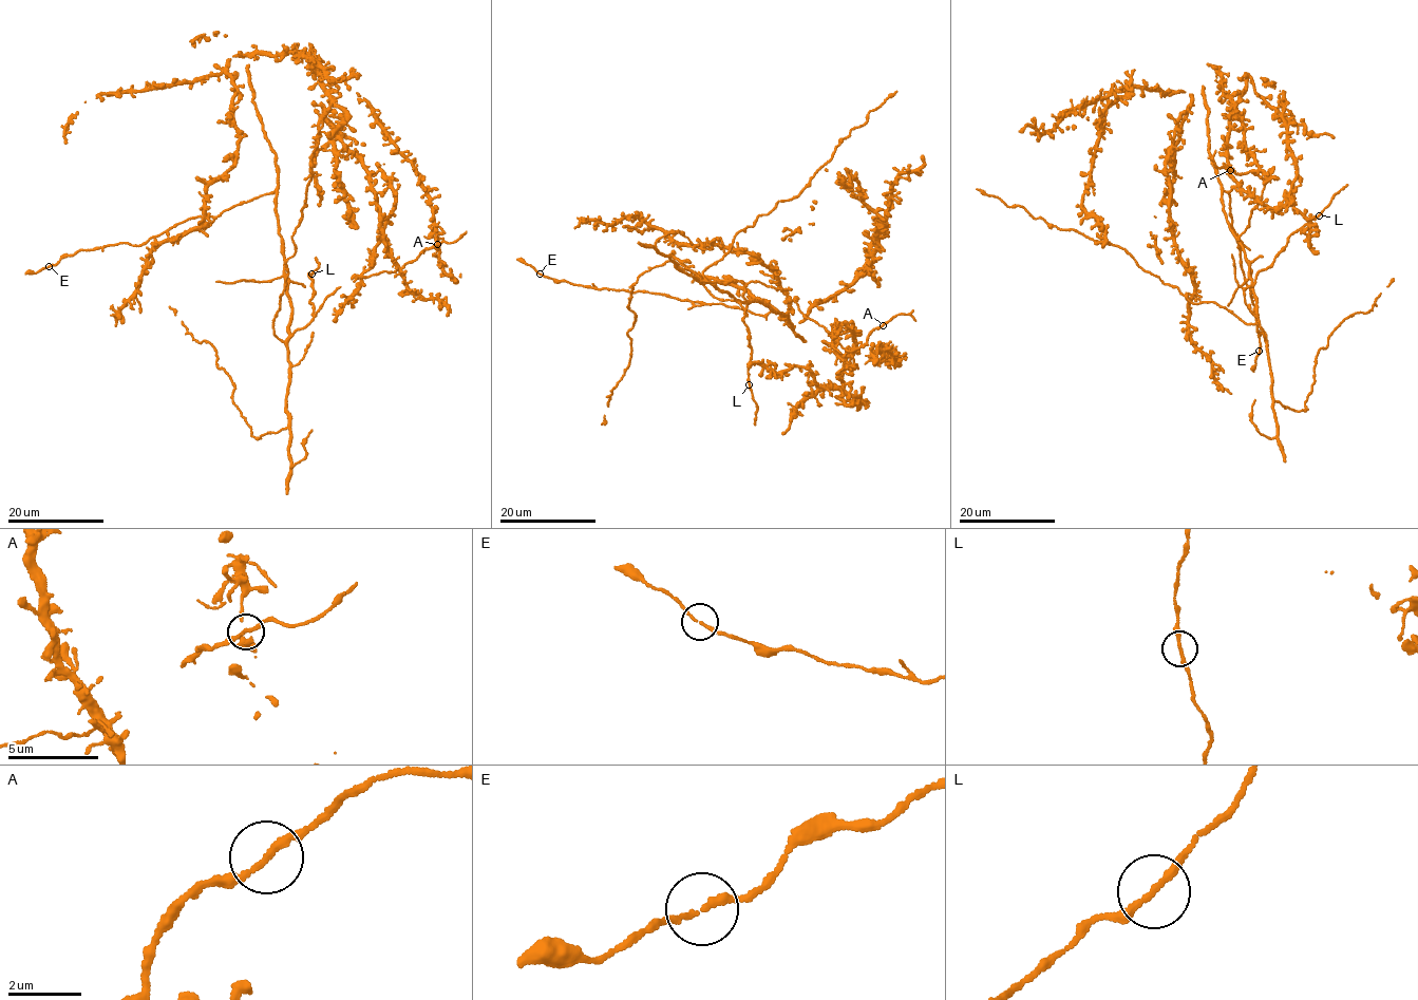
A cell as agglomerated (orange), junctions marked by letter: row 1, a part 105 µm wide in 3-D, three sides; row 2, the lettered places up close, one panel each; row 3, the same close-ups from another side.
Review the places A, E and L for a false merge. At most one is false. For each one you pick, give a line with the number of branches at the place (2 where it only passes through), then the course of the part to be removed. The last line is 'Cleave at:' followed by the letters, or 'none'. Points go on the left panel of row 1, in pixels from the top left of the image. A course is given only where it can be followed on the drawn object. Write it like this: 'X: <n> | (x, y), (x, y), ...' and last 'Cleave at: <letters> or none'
Cleave at: none

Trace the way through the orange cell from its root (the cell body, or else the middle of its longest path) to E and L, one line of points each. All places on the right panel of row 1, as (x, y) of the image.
E: (1255, 297), (1249, 261), (1223, 210), (1223, 191), (1229, 193), (1231, 226), (1256, 307), (1259, 351)
L: (1255, 297), (1255, 314), (1246, 304), (1244, 291), (1254, 281), (1256, 274), (1270, 265), (1288, 236), (1318, 215)

